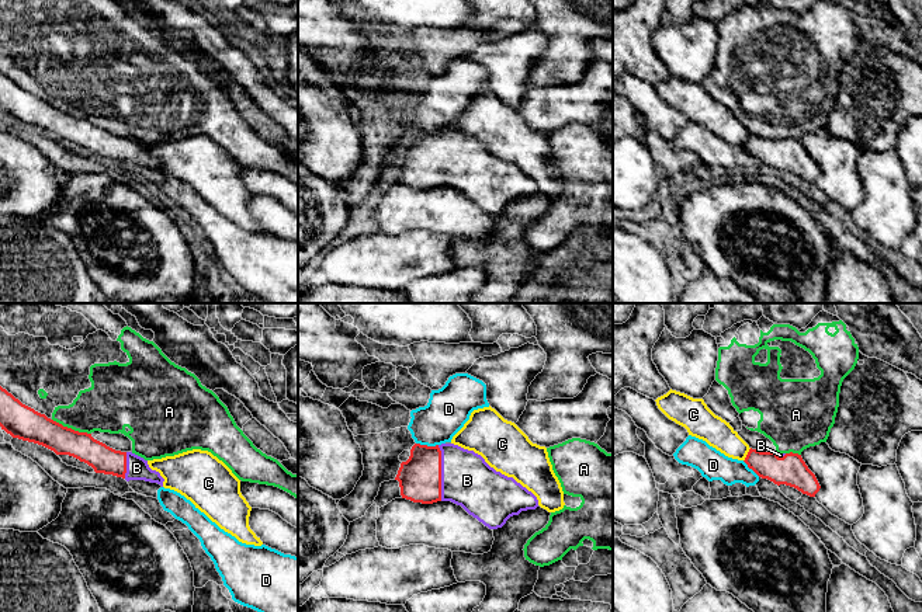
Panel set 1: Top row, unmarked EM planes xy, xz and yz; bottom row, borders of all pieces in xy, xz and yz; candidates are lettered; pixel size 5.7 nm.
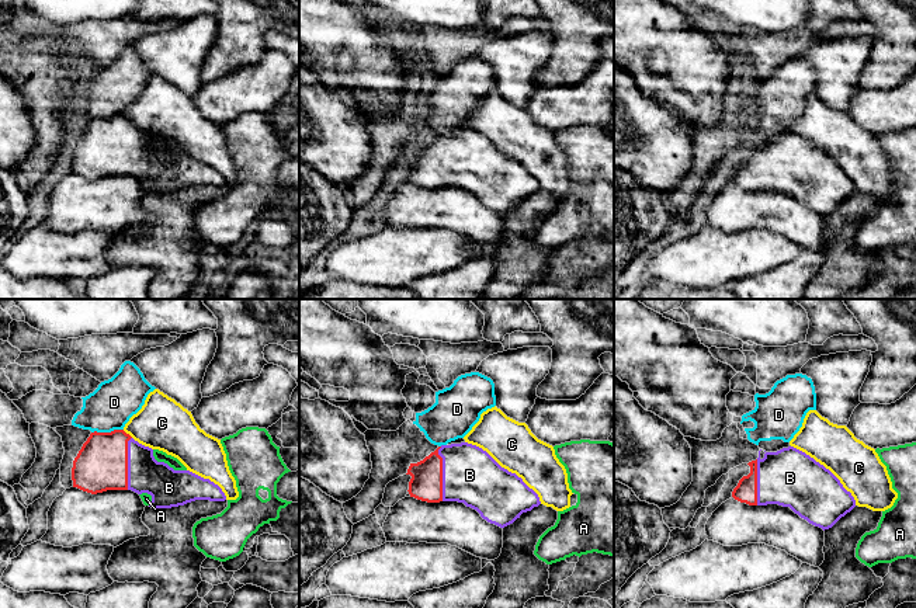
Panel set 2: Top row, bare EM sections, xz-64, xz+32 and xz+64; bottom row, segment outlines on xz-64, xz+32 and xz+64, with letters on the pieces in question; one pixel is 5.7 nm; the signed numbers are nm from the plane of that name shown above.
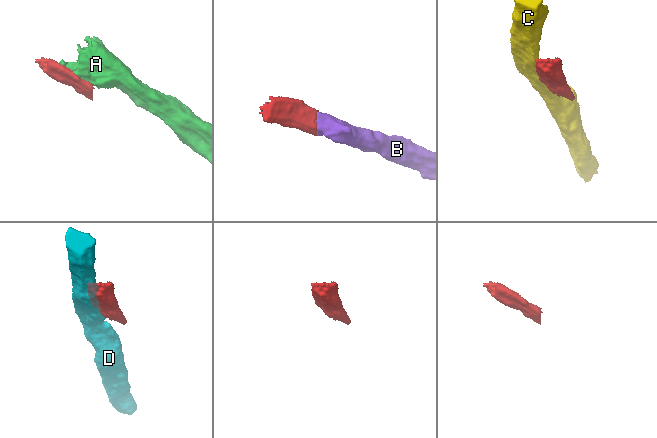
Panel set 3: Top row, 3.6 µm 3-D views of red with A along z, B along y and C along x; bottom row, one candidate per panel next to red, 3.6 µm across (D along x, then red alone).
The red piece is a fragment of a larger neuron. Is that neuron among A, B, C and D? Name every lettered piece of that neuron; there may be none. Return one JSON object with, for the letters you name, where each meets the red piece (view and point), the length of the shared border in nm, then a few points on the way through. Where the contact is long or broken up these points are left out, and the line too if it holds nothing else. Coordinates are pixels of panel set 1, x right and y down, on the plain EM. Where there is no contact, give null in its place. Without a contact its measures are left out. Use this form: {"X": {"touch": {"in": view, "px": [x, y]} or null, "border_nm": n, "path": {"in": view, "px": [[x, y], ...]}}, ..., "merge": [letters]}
{"B": {"touch": {"in": "xz", "px": [440, 159]}, "border_nm": 320}, "merge": ["B"]}

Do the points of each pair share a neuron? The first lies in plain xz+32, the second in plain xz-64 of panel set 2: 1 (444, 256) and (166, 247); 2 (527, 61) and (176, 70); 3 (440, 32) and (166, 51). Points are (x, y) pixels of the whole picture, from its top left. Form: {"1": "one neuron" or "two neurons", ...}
{"1": "two neurons", "2": "one neuron", "3": "two neurons"}

